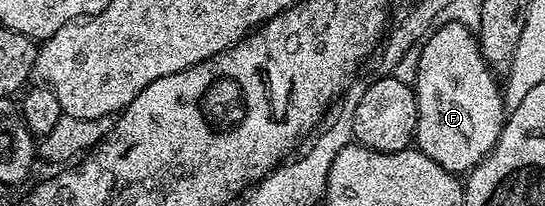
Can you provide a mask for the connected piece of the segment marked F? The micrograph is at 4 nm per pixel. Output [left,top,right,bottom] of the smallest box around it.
[414,21,506,175]

